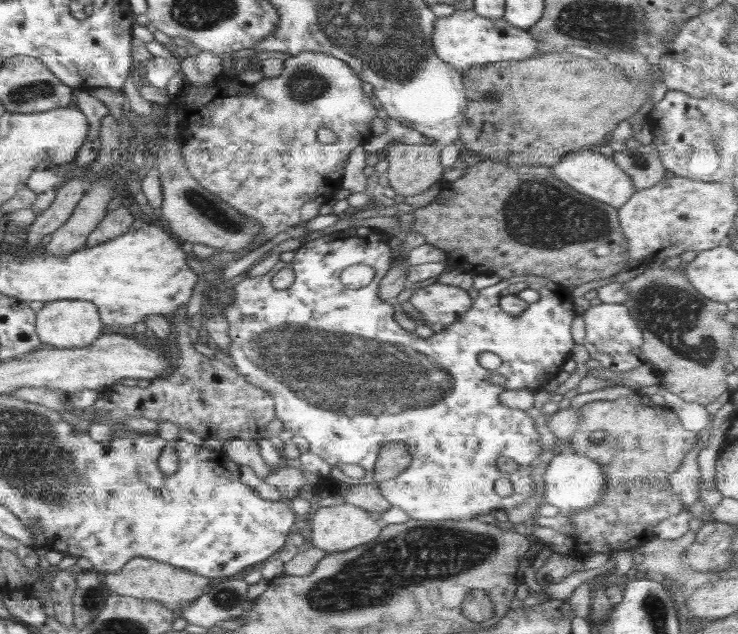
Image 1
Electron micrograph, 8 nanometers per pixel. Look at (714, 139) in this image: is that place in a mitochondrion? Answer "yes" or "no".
yes

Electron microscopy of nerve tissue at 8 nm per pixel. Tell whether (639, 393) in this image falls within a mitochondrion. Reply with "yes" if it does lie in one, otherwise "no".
no

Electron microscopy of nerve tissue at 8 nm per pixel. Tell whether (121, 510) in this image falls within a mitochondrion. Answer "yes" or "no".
no

